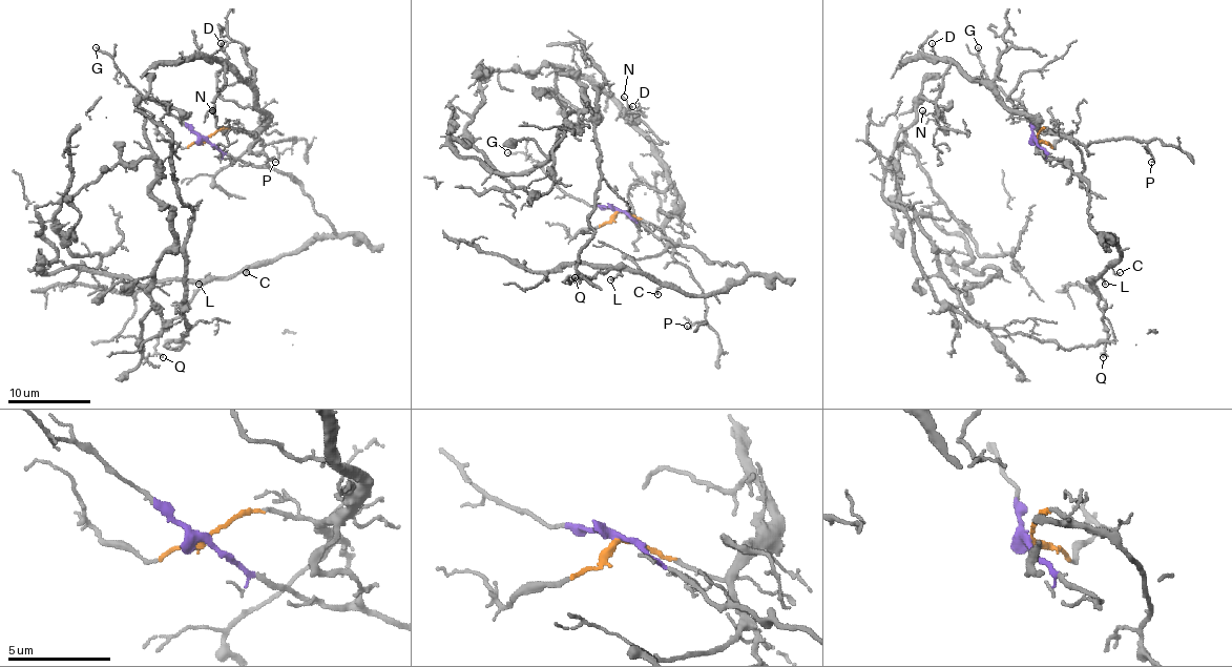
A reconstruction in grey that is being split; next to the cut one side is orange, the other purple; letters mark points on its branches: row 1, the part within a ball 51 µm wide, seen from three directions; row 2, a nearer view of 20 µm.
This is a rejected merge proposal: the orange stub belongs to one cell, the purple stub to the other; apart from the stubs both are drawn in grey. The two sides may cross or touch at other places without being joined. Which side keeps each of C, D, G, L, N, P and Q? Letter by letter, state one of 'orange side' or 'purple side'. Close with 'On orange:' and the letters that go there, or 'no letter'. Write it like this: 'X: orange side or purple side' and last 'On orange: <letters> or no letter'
C: purple side
D: orange side
G: purple side
L: purple side
N: orange side
P: orange side
Q: purple side
On orange: D, N, P

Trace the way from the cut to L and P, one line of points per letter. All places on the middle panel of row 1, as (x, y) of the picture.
L: (618, 210), (711, 262), (742, 264), (746, 273), (707, 294), (626, 270), (610, 279)
P: (618, 210), (658, 226), (675, 259), (688, 270), (705, 298), (705, 321), (696, 321), (690, 327), (686, 325)

